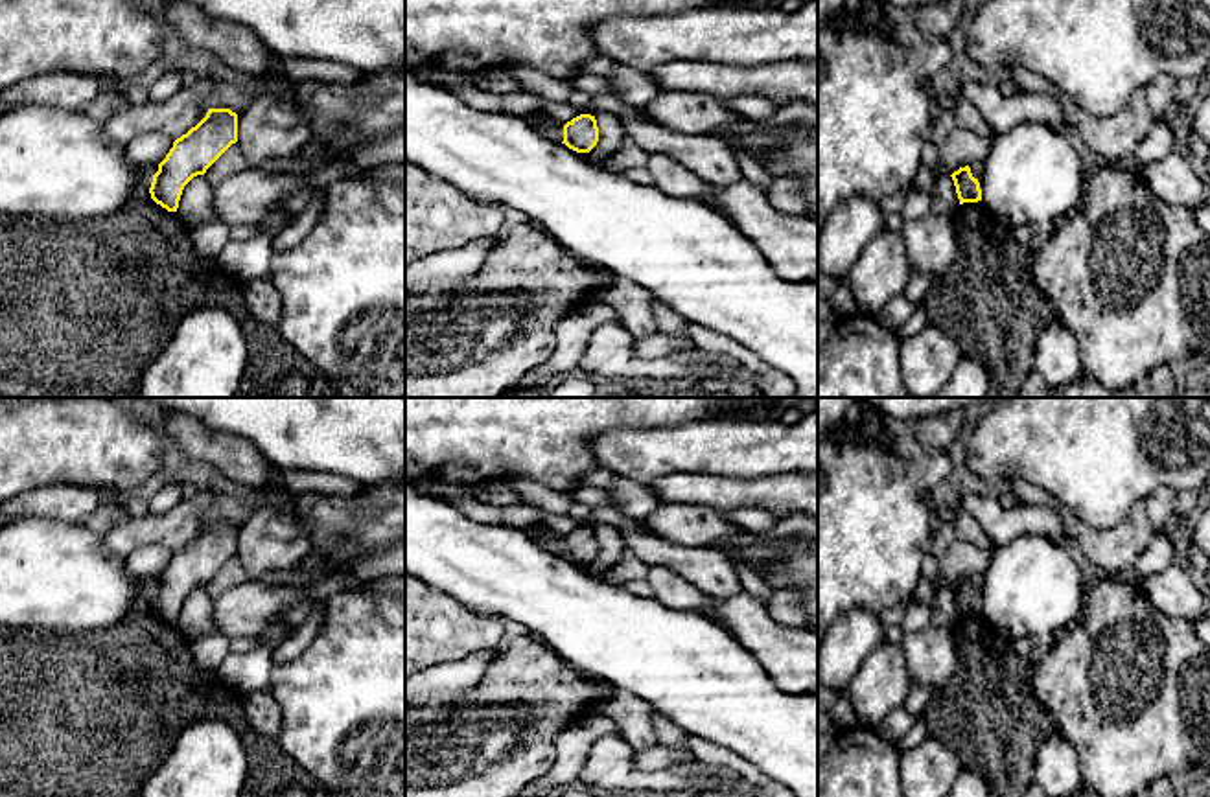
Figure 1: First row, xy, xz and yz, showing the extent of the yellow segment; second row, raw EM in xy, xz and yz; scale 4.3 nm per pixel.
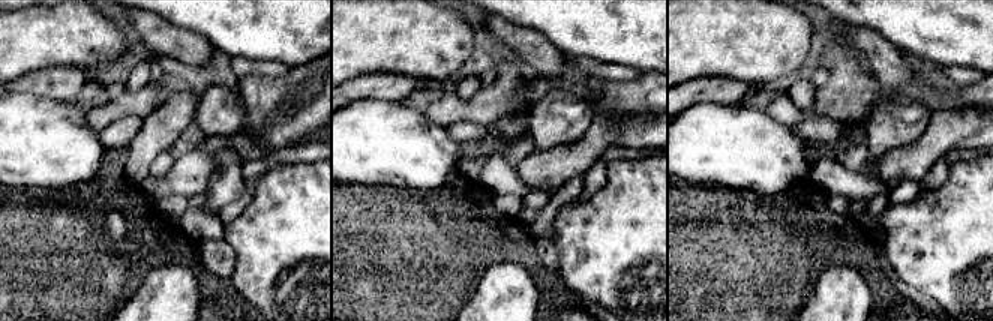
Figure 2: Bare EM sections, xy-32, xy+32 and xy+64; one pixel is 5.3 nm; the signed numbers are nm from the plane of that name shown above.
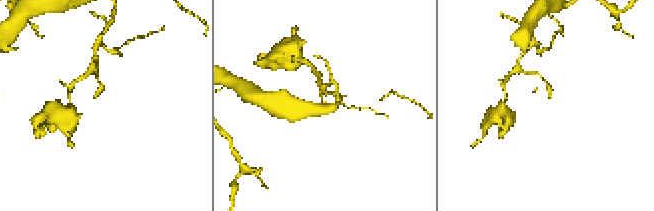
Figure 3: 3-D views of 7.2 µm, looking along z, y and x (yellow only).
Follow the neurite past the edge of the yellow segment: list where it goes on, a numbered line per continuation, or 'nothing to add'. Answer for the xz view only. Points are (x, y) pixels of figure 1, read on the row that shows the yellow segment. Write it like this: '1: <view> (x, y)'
nothing to add

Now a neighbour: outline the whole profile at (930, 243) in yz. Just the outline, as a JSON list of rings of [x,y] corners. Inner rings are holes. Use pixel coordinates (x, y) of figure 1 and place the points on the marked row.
[[[926,214],[917,221],[904,221],[902,241],[912,272],[926,272],[943,280],[960,258],[952,214]]]

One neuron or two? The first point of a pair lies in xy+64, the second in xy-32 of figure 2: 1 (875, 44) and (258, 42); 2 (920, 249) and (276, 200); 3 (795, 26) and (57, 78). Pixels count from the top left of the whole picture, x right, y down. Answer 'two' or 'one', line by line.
1: two
2: one
3: two

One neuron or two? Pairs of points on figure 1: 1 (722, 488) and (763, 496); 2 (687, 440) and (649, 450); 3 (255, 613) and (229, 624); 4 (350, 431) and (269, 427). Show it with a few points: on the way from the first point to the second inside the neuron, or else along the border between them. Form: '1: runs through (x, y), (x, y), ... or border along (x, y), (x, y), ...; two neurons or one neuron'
1: runs through (732, 494), (754, 494); one neuron
2: runs through (678, 450), (658, 450); one neuron
3: runs through (249, 613), (240, 613), (234, 619); one neuron
4: runs through (330, 420), (290, 420); one neuron

